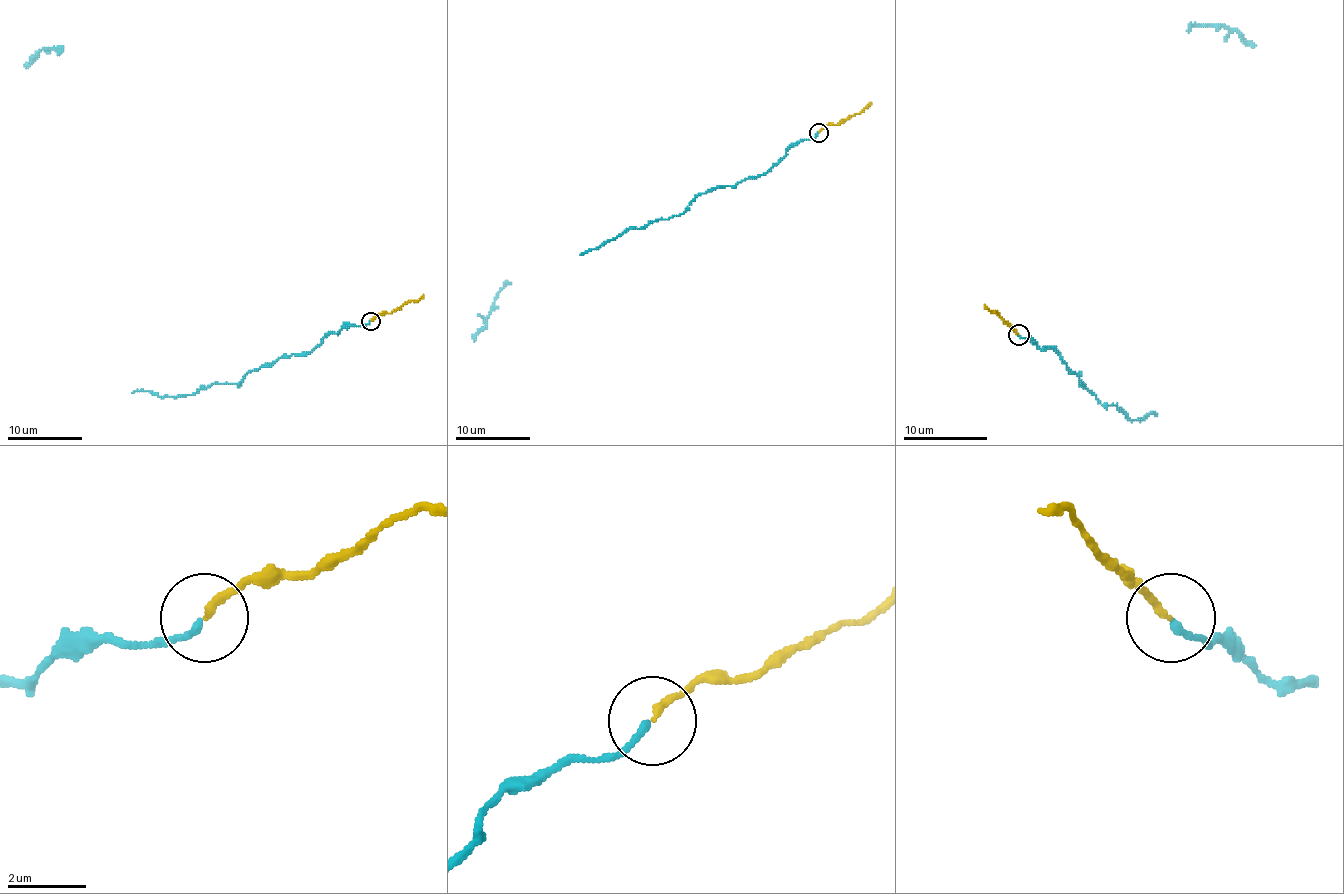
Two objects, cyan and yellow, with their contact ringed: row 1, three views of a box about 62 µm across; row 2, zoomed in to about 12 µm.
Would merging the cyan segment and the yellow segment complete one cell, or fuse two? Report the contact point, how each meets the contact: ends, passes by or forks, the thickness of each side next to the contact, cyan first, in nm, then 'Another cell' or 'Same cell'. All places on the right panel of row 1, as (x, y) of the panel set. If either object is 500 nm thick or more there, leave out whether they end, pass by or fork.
Place: (1018, 334). At the ring cyan ends. At the ring yellow ends. Thickness 180 nm (cyan) against 180 nm. Same cell

